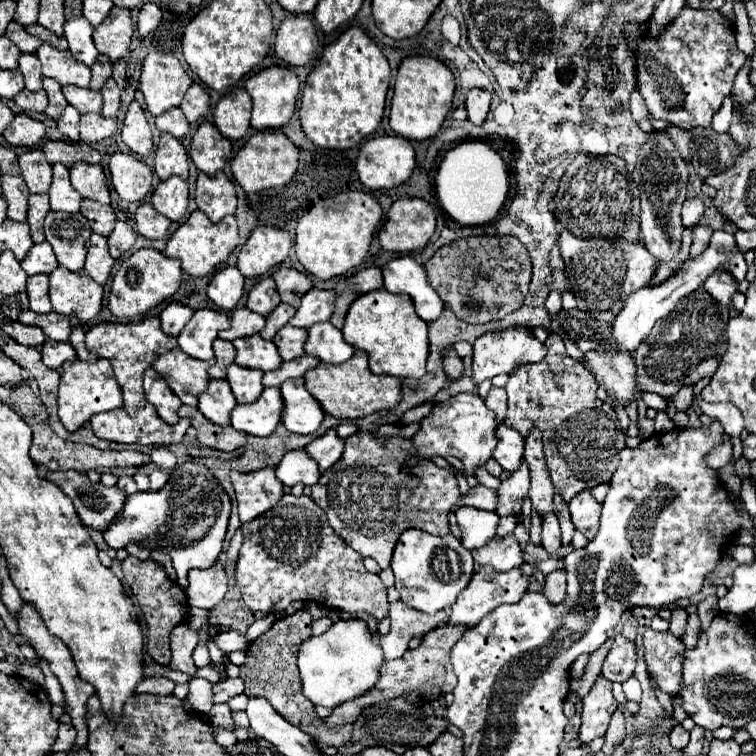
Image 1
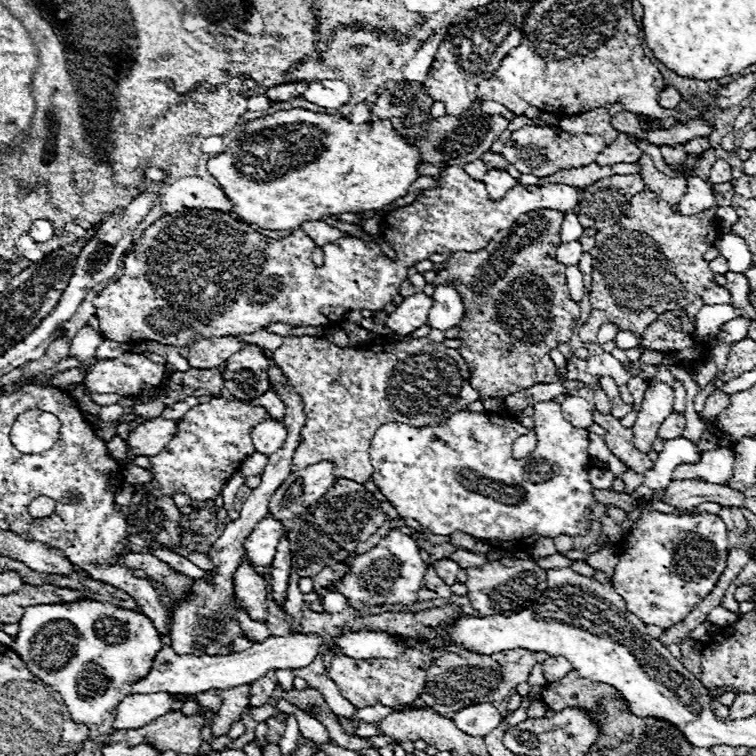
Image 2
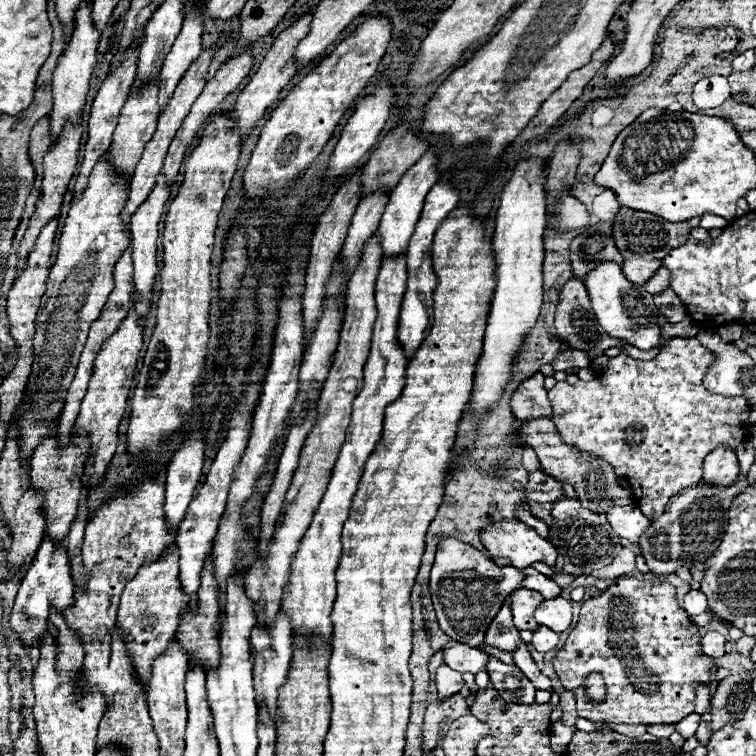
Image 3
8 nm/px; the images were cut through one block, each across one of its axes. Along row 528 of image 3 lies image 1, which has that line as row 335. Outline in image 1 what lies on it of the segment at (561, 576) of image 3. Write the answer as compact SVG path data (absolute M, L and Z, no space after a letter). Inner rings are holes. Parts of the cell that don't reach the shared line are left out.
M518 326L518 328L506 328L498 332L484 334L476 340L474 344L474 362L472 362L472 380L474 384L482 380L490 380L498 374L510 374L516 366L528 364L528 362L540 362L546 356L546 346L538 342L528 326Z

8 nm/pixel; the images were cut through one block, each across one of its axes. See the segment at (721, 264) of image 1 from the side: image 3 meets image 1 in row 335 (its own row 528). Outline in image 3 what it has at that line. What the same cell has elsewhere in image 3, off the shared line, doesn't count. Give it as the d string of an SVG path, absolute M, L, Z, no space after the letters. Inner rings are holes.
M612 506L608 512L608 522L620 538L640 544L642 534L650 528L650 520L636 506Z

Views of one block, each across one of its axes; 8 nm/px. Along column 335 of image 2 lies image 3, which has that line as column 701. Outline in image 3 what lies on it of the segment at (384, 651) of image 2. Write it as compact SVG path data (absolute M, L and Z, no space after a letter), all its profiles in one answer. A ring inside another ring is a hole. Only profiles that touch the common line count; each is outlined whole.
M710 630L710 632L706 632L706 634L702 636L700 644L702 644L702 652L704 652L706 656L718 658L718 656L724 654L724 644L726 644L726 640L724 640L724 636L722 636L720 632Z

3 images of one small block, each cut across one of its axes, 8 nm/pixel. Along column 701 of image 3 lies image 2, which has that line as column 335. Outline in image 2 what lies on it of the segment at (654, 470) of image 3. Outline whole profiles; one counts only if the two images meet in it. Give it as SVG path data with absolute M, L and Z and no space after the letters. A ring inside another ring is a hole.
M284 336L282 346L272 352L272 360L276 360L276 366L288 376L288 384L292 384L304 400L306 424L300 432L300 444L292 456L292 464L296 468L306 468L320 460L328 460L336 464L338 478L356 480L360 484L372 480L370 440L380 424L388 420L416 426L436 424L444 420L444 416L452 416L452 412L460 412L460 408L468 408L480 398L470 386L470 370L460 352L428 338L402 336L392 344L374 344L374 348L340 348L328 338Z

